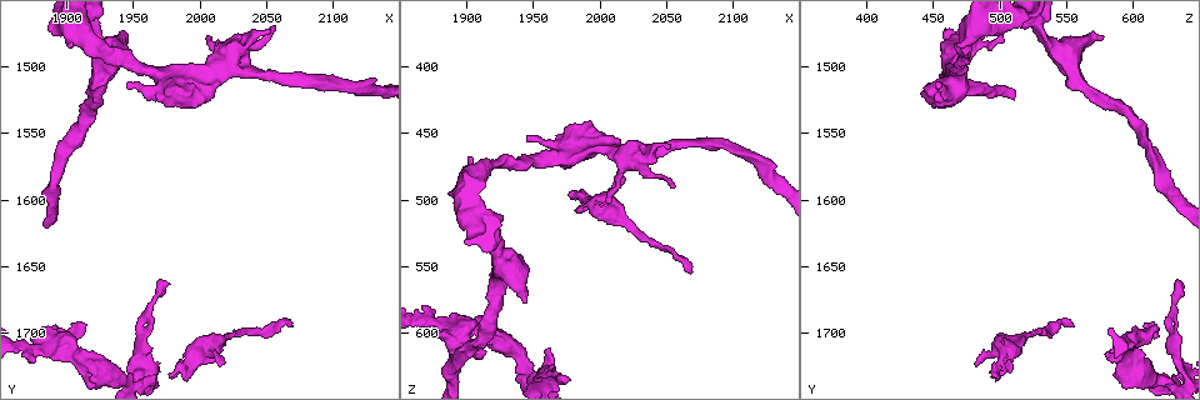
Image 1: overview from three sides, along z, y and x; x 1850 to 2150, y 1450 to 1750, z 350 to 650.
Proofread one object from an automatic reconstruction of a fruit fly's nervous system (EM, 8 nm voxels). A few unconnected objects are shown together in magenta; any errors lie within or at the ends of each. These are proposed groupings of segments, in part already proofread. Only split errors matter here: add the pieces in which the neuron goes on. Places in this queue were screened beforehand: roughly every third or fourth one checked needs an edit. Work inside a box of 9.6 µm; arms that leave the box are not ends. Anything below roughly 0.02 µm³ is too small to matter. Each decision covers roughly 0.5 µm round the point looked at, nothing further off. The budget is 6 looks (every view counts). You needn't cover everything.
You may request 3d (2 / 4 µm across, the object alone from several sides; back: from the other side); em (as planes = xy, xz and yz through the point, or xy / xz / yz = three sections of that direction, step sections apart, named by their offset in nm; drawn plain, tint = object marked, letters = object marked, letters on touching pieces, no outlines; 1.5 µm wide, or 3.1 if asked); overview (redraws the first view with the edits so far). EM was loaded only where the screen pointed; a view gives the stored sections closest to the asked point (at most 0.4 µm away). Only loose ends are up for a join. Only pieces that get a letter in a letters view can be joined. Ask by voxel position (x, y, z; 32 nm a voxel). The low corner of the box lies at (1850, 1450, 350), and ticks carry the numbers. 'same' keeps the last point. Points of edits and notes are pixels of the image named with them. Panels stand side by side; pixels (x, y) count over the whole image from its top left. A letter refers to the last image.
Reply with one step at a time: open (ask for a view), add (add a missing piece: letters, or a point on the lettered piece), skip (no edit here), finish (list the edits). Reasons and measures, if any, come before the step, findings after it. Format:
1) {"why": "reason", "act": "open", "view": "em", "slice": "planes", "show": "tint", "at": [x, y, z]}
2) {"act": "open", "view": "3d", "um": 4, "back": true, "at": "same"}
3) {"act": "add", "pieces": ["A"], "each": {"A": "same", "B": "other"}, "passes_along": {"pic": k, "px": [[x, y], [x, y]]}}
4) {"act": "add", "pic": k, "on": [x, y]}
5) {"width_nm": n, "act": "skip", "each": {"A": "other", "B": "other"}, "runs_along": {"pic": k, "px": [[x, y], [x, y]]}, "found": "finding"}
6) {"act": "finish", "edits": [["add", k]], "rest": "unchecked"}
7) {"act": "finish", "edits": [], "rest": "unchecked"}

{"why": "free end", "act": "open", "view": "em", "slice": "xz", "step": 4, "show": "tint", "at": [2018, 1724, 480]}

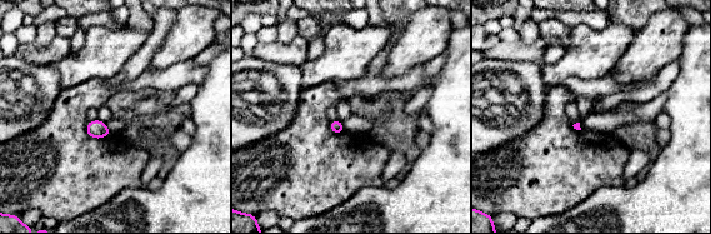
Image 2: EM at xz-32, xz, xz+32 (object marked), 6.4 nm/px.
{"act": "open", "view": "em", "slice": "xz", "step": 4, "show": "letters", "at": "same"}

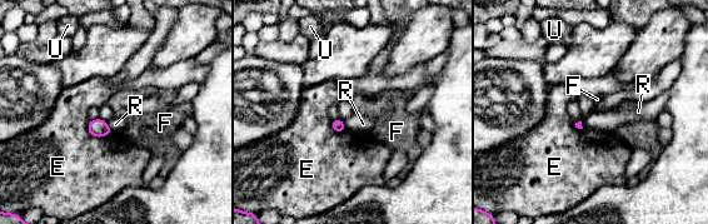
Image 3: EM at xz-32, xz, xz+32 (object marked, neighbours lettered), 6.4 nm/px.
{"act": "skip", "each": {"E": "other", "F": "other", "R": "other", "U": "other"}, "border": {"pic": 3, "px": [[99, 118], [106, 122]]}, "found": "none of them fits"}

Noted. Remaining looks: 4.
{"why": "free end", "act": "open", "view": "3d", "um": 4, "at": [1894, 1698, 620]}

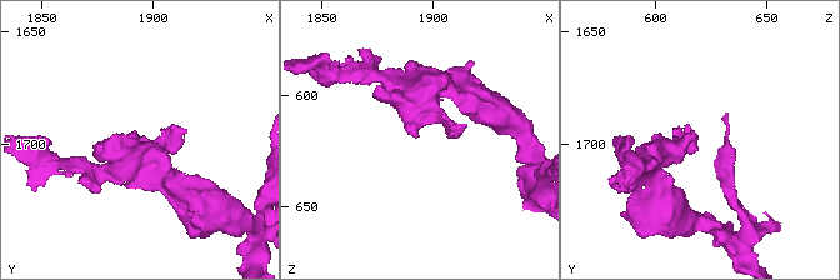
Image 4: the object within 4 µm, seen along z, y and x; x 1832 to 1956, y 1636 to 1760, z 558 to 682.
{"act": "open", "view": "em", "slice": "yz", "step": 8, "show": "tint", "at": [1892, 1696, 620]}

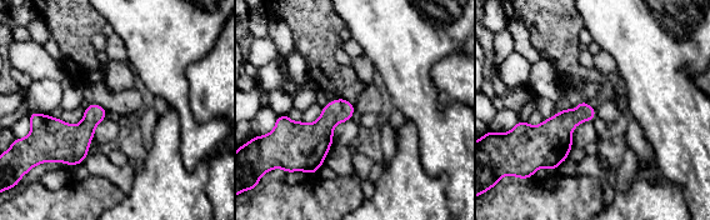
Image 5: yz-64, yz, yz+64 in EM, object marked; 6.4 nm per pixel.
{"why": "cut it another way", "act": "open", "view": "em", "slice": "planes", "show": "letters", "at": "same"}

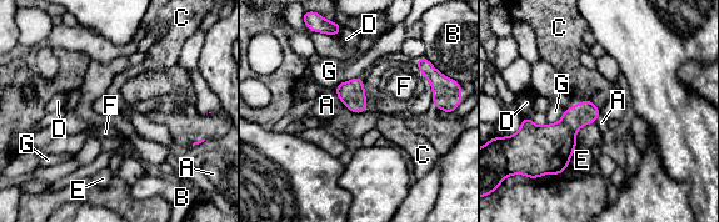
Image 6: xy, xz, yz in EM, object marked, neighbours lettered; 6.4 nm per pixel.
{"longest_contact_nm": ["F", 200], "act": "skip", "each": {"A": "other", "B": "other", "C": "other", "D": "other", "E": "other", "F": "other", "G": "other"}, "border": {"pic": 6, "px": [[334, 91], [340, 100]]}, "found": "none of them fits"}

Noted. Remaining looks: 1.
{"why": "branch stops here", "act": "open", "view": "em", "slice": "planes", "show": "letters", "at": [1944, 1480, 576]}

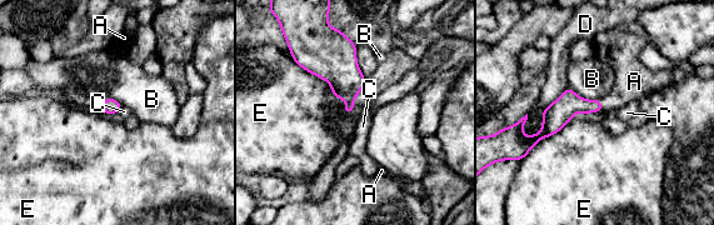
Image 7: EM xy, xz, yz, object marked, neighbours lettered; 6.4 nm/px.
{"act": "add", "pieces": ["A"], "each": {"A": "same", "B": "other", "C": "other", "D": "other", "E": "other"}, "passes_along": {"pic": 7, "px": [[568, 104], [602, 104], [633, 81]]}, "found": "the neuron continues"}

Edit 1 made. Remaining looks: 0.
{"act": "finish", "edits": [["add", 7]], "rest": "unchecked"}

